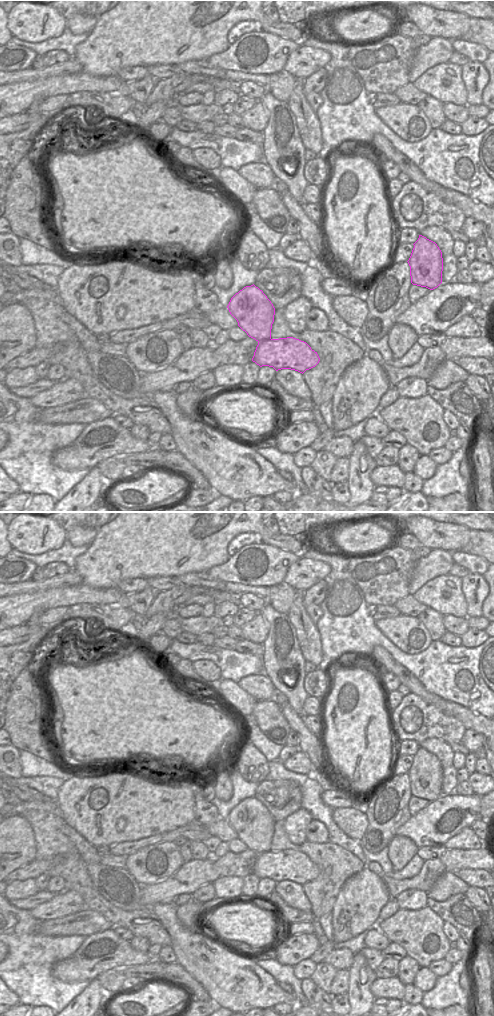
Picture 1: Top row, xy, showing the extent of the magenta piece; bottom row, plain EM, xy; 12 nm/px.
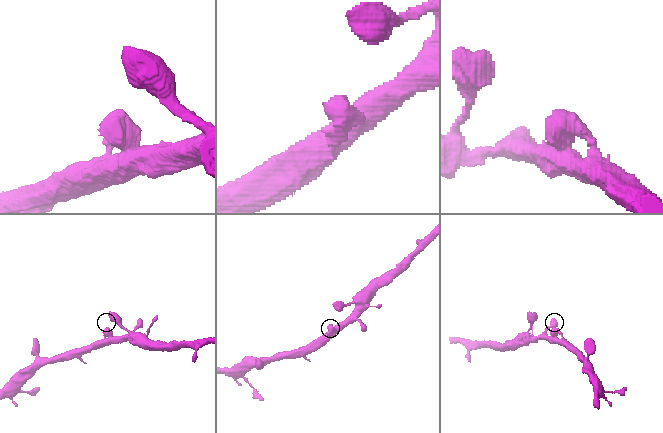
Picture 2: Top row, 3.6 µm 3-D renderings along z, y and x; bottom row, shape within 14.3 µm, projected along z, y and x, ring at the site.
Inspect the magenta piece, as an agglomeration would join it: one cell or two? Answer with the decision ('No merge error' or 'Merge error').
No merge error.

